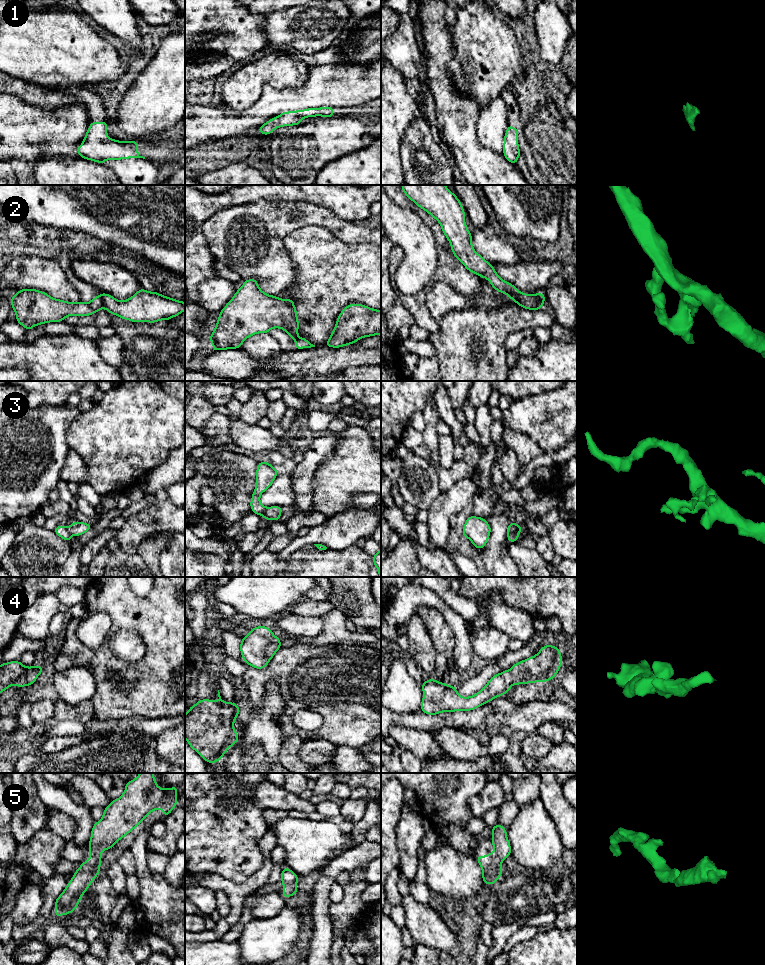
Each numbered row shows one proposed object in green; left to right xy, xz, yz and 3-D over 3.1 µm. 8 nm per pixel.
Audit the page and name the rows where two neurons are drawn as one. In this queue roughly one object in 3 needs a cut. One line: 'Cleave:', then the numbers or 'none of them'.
Cleave: 2

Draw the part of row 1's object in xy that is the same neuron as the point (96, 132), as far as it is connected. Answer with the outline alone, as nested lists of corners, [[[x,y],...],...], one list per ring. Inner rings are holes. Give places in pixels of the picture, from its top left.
[[[107,121],[91,122],[82,144],[76,149],[81,158],[103,165],[105,160],[143,158],[138,154],[138,142],[118,141],[108,137]]]

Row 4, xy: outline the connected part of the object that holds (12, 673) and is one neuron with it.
[[[11,661],[0,664],[0,693],[10,686],[30,686],[42,673],[41,665],[24,666],[20,661]]]

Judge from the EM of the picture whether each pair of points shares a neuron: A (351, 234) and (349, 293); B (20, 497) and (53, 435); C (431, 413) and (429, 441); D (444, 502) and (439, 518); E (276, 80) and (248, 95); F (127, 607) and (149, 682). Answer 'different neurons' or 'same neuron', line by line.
A: different neurons
B: same neuron
C: same neuron
D: same neuron
E: same neuron
F: same neuron

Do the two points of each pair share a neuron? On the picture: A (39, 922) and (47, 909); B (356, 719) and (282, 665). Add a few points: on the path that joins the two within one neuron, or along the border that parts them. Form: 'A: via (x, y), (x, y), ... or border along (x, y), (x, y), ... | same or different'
A: via (42, 919), (47, 912) | same
B: via (338, 701), (317, 681), (300, 671) | same

